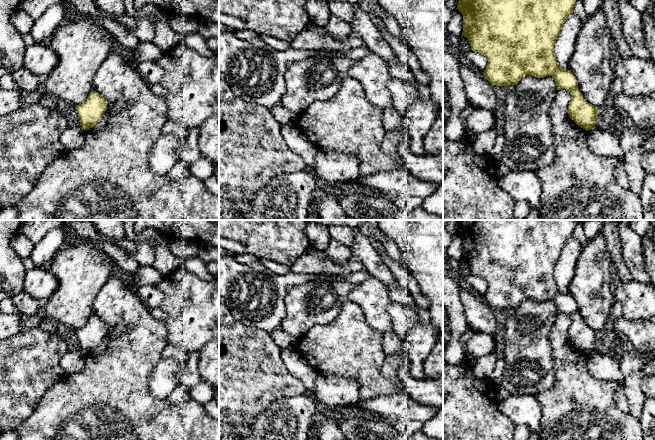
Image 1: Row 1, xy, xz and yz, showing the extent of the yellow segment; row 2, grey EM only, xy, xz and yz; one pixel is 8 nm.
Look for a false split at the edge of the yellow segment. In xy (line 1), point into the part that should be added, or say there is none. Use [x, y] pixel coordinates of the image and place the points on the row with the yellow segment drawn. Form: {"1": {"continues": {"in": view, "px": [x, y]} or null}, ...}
{"1": {"continues": null}}

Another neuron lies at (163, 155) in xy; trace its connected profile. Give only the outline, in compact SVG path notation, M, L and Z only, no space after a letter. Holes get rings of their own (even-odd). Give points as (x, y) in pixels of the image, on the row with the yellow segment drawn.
M161 133L148 156L150 167L155 173L166 175L179 161L178 149L180 143L181 140L174 134Z

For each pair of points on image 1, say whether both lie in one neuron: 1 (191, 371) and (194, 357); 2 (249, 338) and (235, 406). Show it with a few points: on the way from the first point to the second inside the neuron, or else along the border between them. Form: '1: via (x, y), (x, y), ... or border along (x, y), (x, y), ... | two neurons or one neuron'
1: via (191, 368), (192, 360) | one neuron
2: via (248, 355), (235, 372), (235, 389) | one neuron

